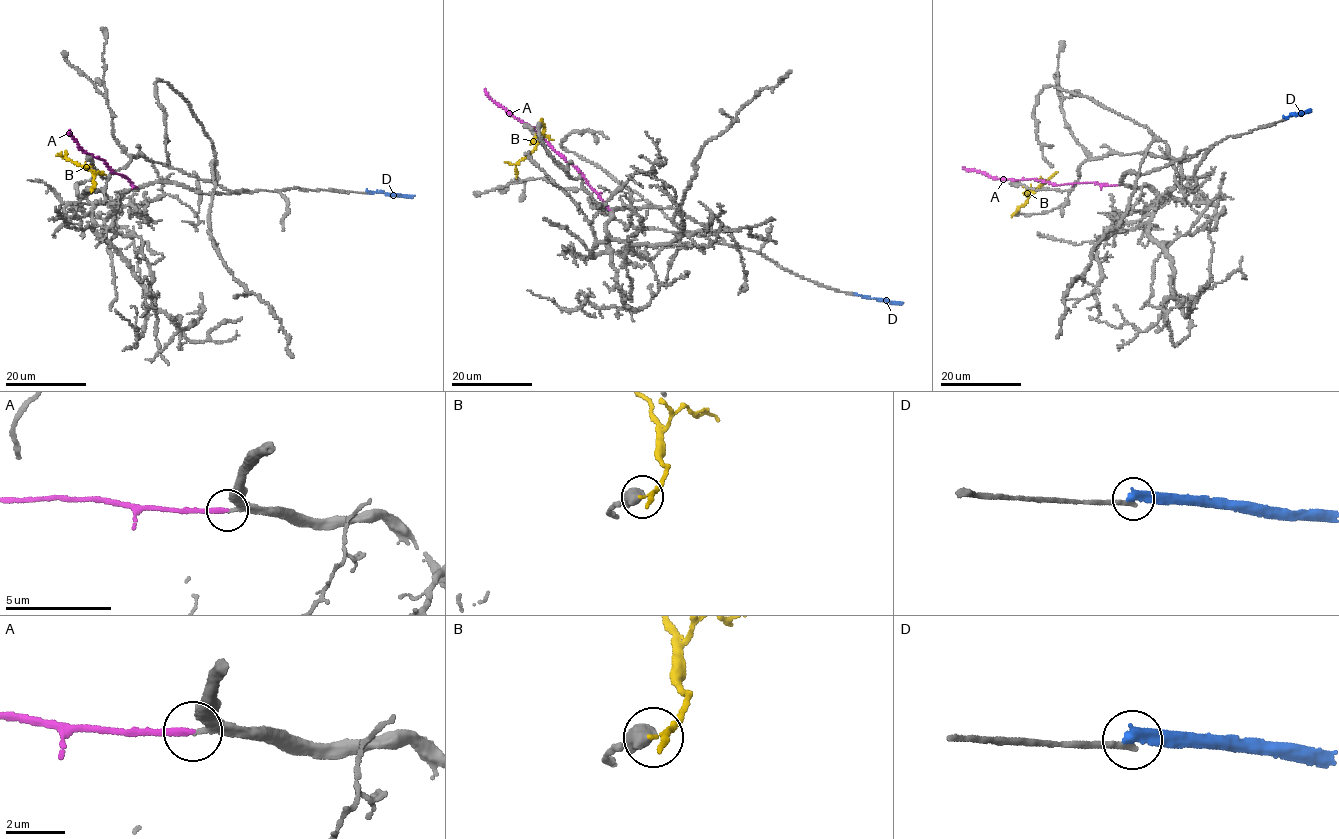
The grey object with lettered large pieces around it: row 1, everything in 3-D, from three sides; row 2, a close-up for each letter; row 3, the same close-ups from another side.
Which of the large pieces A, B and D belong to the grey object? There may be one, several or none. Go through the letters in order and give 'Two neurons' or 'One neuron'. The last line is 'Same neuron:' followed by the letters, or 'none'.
A: One neuron
B: Two neurons
D: Two neurons
Same neuron: A

